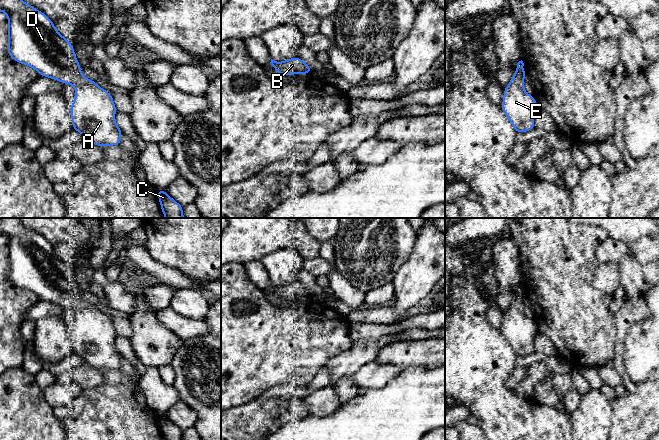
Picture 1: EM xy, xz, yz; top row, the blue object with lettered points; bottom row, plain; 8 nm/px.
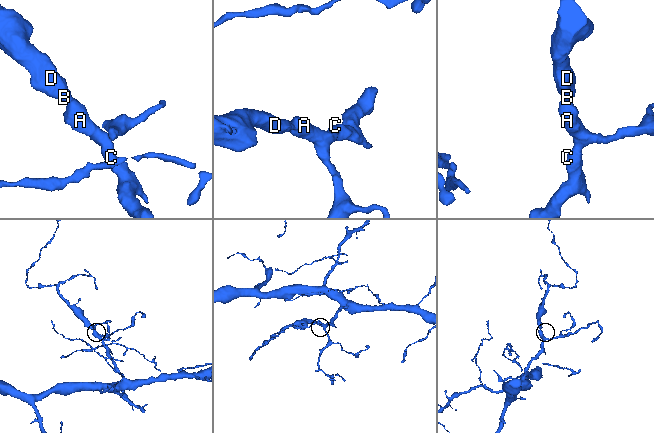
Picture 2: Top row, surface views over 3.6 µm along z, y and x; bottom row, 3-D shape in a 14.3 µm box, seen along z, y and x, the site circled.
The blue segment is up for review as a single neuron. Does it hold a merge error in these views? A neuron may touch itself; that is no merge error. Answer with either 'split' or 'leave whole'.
leave whole

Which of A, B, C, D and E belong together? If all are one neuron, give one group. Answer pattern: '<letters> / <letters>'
A B C D E

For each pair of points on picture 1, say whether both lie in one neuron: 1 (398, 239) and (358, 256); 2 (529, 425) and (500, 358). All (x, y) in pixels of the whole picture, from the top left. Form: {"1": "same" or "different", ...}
{"1": "same", "2": "same"}

